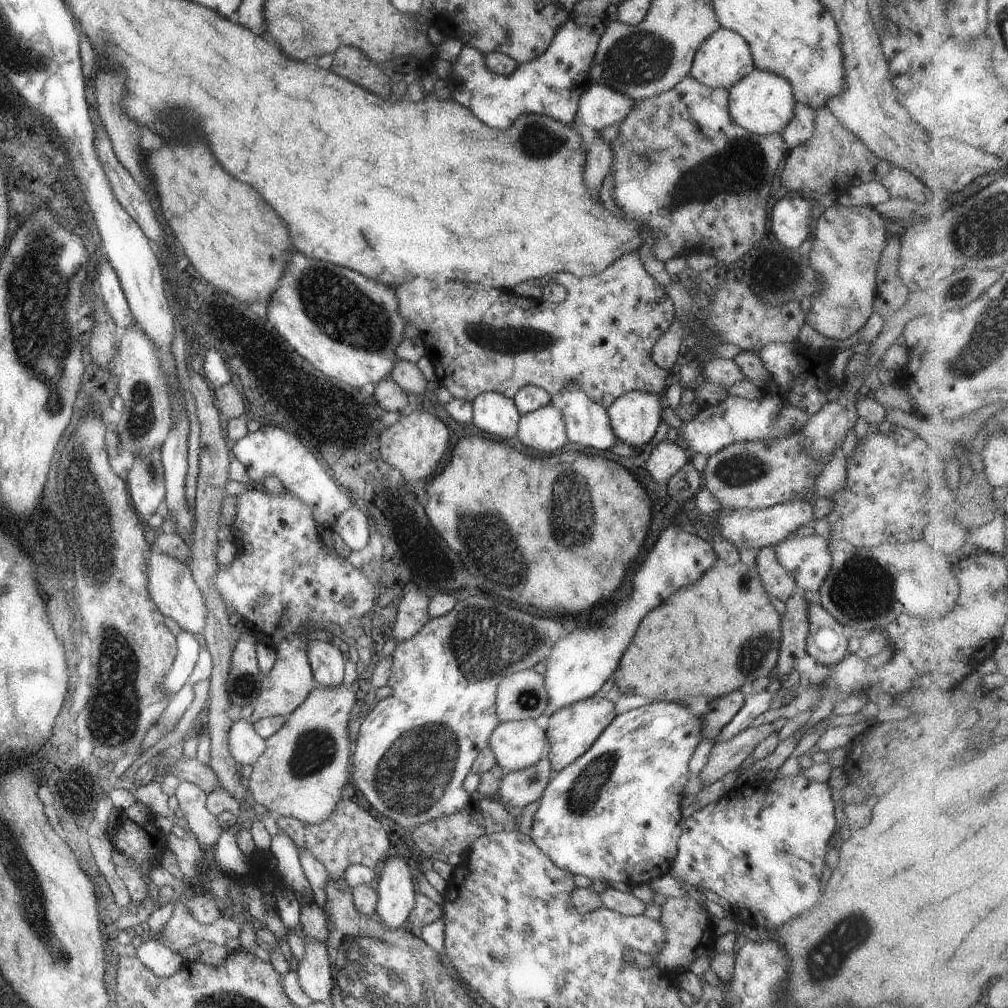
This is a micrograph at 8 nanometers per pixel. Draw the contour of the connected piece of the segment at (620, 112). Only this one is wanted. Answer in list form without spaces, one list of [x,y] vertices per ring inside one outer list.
[[[591,84],[577,102],[575,118],[579,126],[598,132],[605,126],[621,123],[633,104],[635,101],[625,98],[625,94],[609,90],[603,84]]]

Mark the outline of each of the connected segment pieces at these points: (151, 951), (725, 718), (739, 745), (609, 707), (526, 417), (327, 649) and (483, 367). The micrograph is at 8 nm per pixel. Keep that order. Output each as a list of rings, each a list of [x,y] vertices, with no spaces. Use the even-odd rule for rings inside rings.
[[[155,936],[145,937],[136,947],[136,957],[158,977],[168,977],[177,972],[181,968],[184,955],[165,948]]]
[[[738,689],[726,695],[711,699],[707,711],[701,715],[702,738],[714,738],[717,733],[733,718],[734,714],[743,706],[745,695]]]
[[[773,723],[763,724],[757,728],[745,728],[728,741],[715,741],[706,764],[698,773],[703,781],[703,787],[709,786],[727,772],[736,770],[755,746],[776,728],[779,730],[779,726],[774,726]]]
[[[591,695],[555,710],[548,716],[548,725],[544,730],[549,742],[545,755],[549,759],[550,768],[555,772],[560,771],[581,756],[593,744],[599,733],[615,718],[615,715],[610,695],[604,697]]]
[[[549,403],[520,415],[516,436],[523,445],[549,453],[568,442],[561,411]]]
[[[312,640],[306,653],[317,685],[334,687],[341,683],[345,661],[337,647],[327,641]]]
[[[625,252],[621,254],[617,260],[611,262],[607,268],[601,270],[601,273],[593,274],[589,277],[577,277],[567,272],[557,273],[555,282],[562,285],[567,290],[567,298],[563,302],[555,303],[543,298],[537,302],[537,298],[524,298],[518,297],[517,294],[505,292],[495,288],[483,288],[479,284],[467,284],[467,282],[457,280],[444,280],[435,286],[433,282],[405,282],[395,290],[397,296],[397,311],[399,316],[408,324],[417,328],[417,336],[423,342],[425,349],[425,356],[431,361],[434,366],[436,380],[439,386],[446,387],[453,397],[472,401],[479,393],[485,391],[493,391],[502,394],[510,399],[514,392],[523,385],[535,385],[548,392],[551,396],[557,394],[562,389],[568,386],[572,381],[579,387],[593,402],[599,404],[606,409],[620,394],[629,391],[639,391],[642,393],[661,393],[665,388],[665,378],[668,375],[665,369],[659,368],[649,358],[649,352],[653,348],[653,344],[657,342],[657,338],[665,333],[665,330],[671,325],[674,318],[674,308],[672,307],[671,300],[666,297],[663,287],[659,285],[647,272],[645,272],[643,265],[640,262],[641,258],[639,252]]]

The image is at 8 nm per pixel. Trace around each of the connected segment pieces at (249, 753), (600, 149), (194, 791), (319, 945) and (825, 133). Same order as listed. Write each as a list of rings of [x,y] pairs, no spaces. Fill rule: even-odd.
[[[237,719],[232,721],[228,730],[228,751],[241,765],[255,764],[264,749],[264,739],[252,728],[252,723]]]
[[[594,138],[586,152],[583,174],[581,174],[585,192],[595,202],[599,201],[599,190],[605,175],[610,170],[611,149],[608,142]]]
[[[179,781],[174,796],[178,802],[179,816],[185,819],[201,848],[206,850],[215,845],[218,827],[216,816],[205,806],[206,792],[193,783]]]
[[[299,934],[305,946],[303,958],[298,961],[296,970],[301,990],[312,1002],[327,1002],[332,988],[332,975],[326,944]]]
[[[826,106],[818,108],[815,116],[811,136],[789,150],[777,172],[780,182],[788,192],[813,190],[819,195],[828,192],[839,194],[851,186],[880,181],[889,172],[890,161],[878,159]]]

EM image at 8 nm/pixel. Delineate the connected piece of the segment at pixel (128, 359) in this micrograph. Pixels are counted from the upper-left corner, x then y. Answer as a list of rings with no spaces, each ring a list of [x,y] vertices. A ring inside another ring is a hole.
[[[134,322],[125,329],[125,335],[117,344],[117,393],[124,402],[117,422],[116,434],[120,452],[130,460],[146,450],[161,446],[170,431],[170,402],[167,384],[161,372],[153,345],[147,340],[140,326]]]

